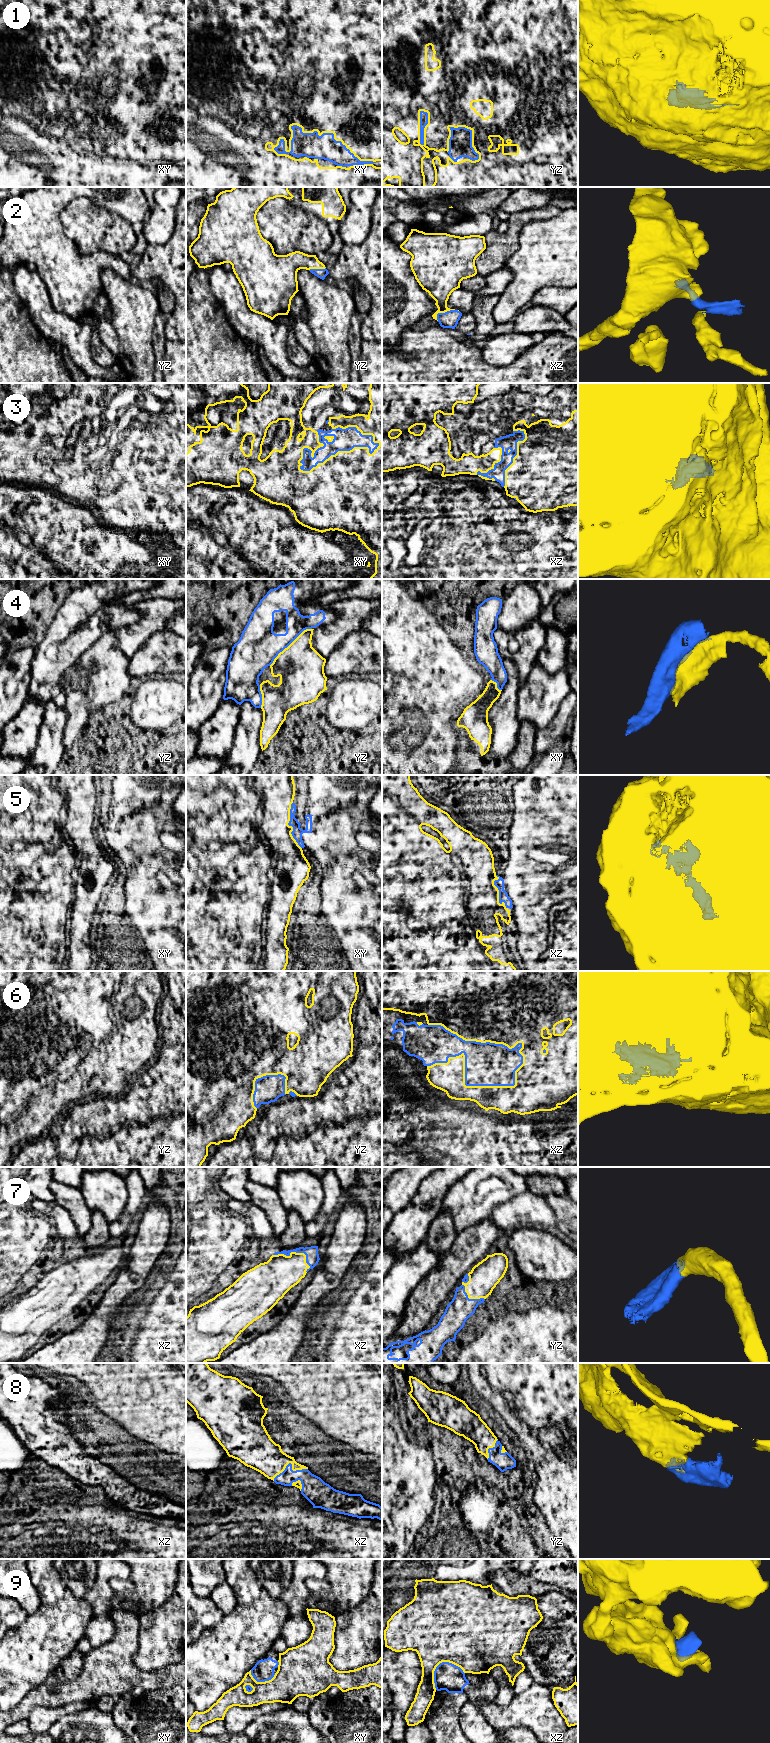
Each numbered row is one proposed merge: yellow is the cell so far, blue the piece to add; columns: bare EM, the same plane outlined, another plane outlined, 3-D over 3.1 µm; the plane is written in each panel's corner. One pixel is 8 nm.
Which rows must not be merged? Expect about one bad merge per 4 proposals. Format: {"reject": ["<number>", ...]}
{"reject": ["4", "9"]}

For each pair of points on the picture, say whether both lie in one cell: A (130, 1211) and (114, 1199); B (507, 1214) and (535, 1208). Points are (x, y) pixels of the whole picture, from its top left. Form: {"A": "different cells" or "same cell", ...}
{"A": "different cells", "B": "same cell"}

